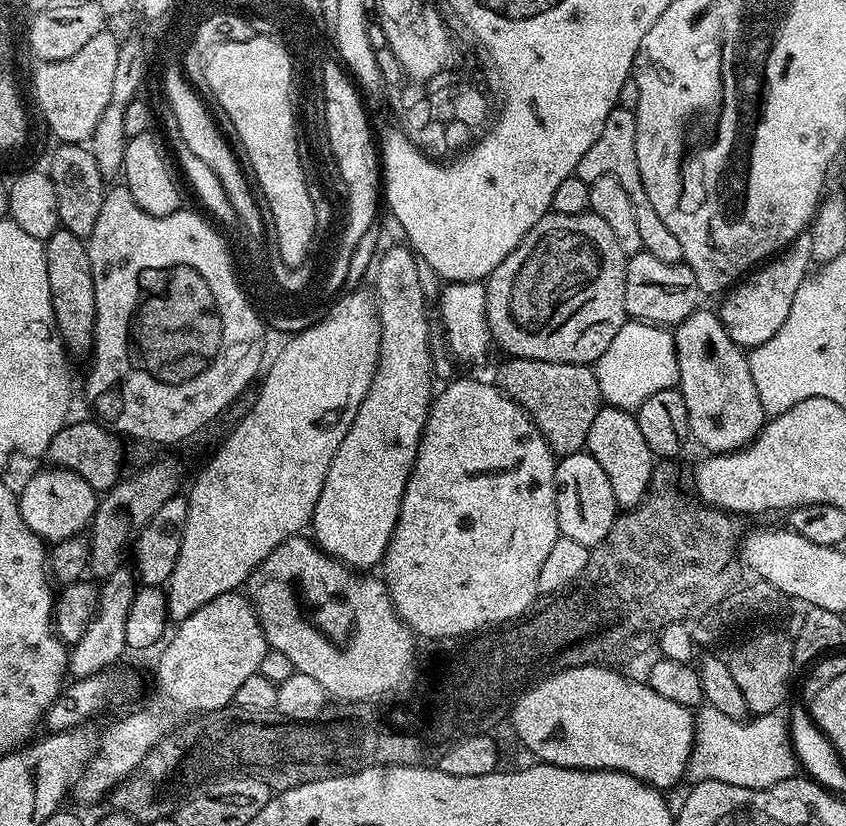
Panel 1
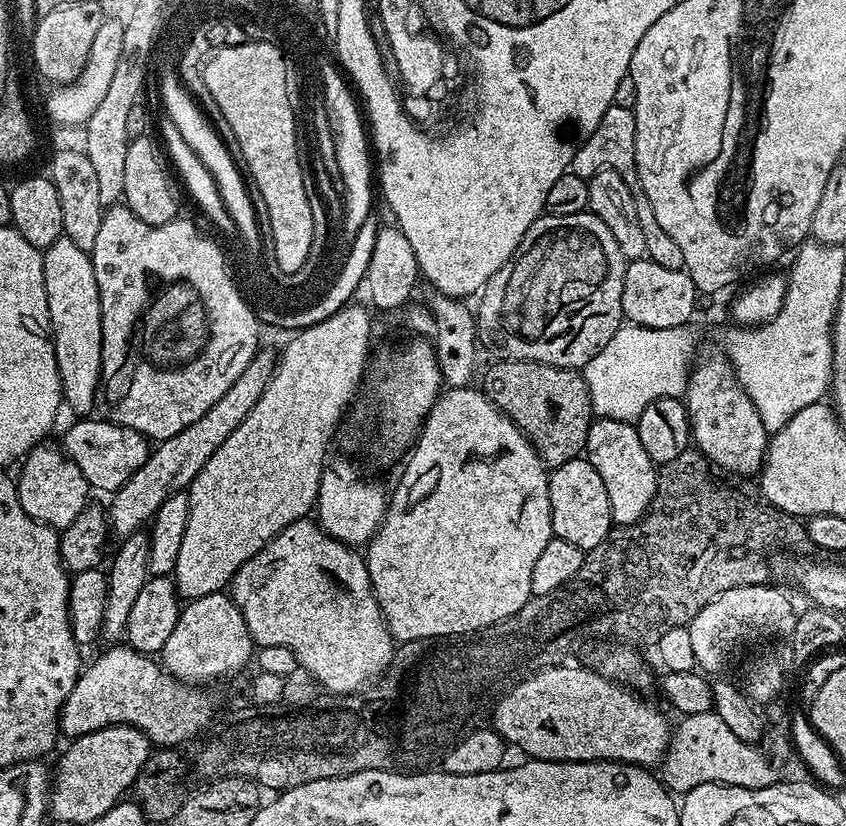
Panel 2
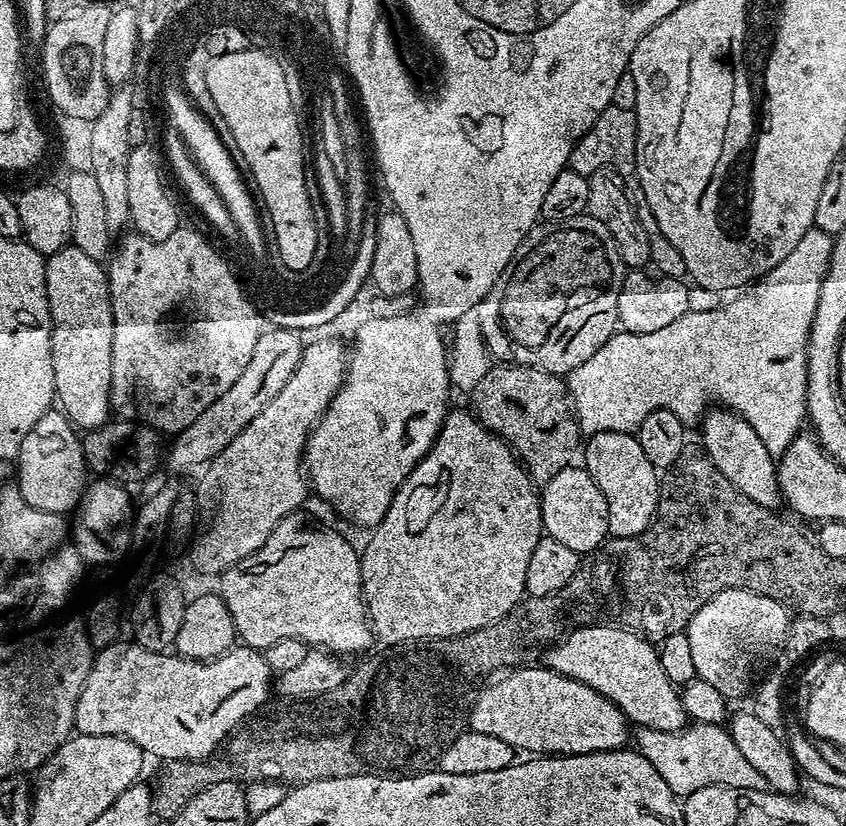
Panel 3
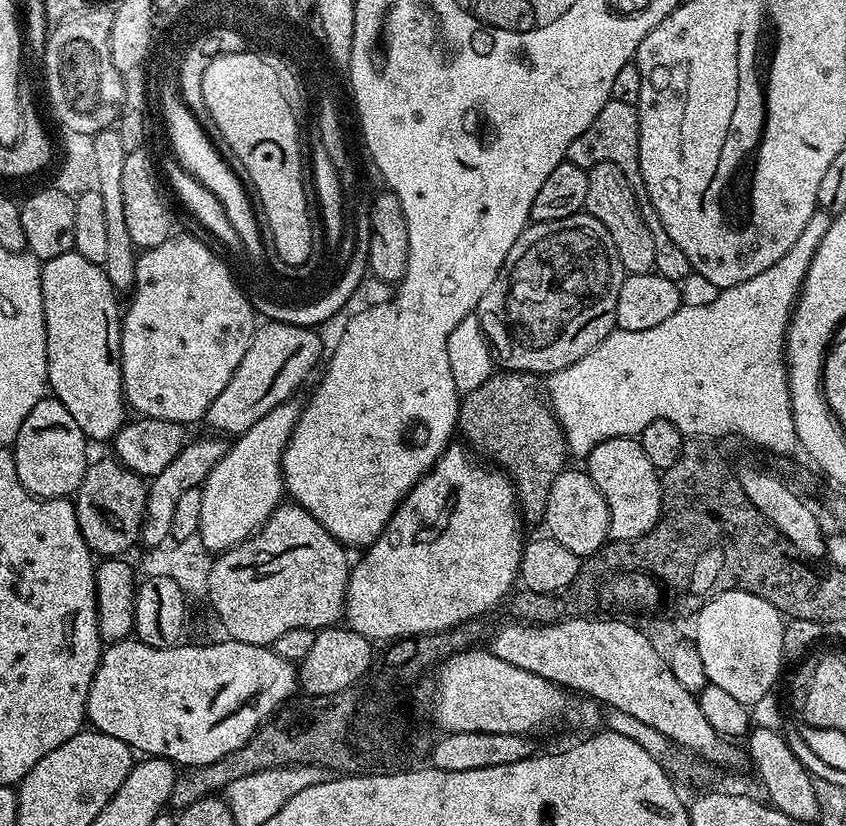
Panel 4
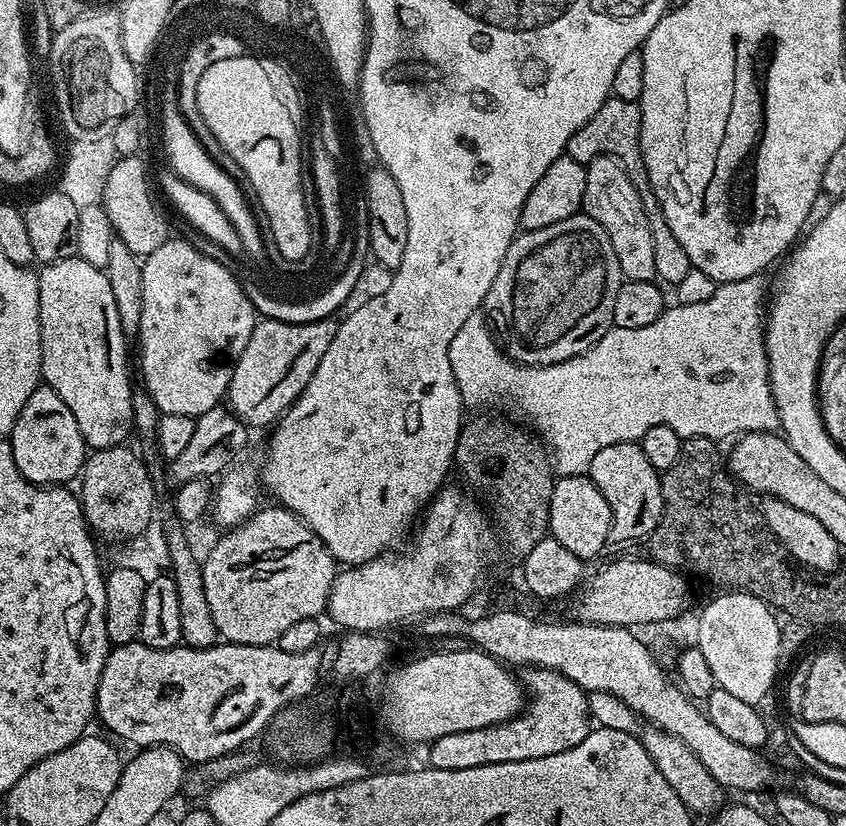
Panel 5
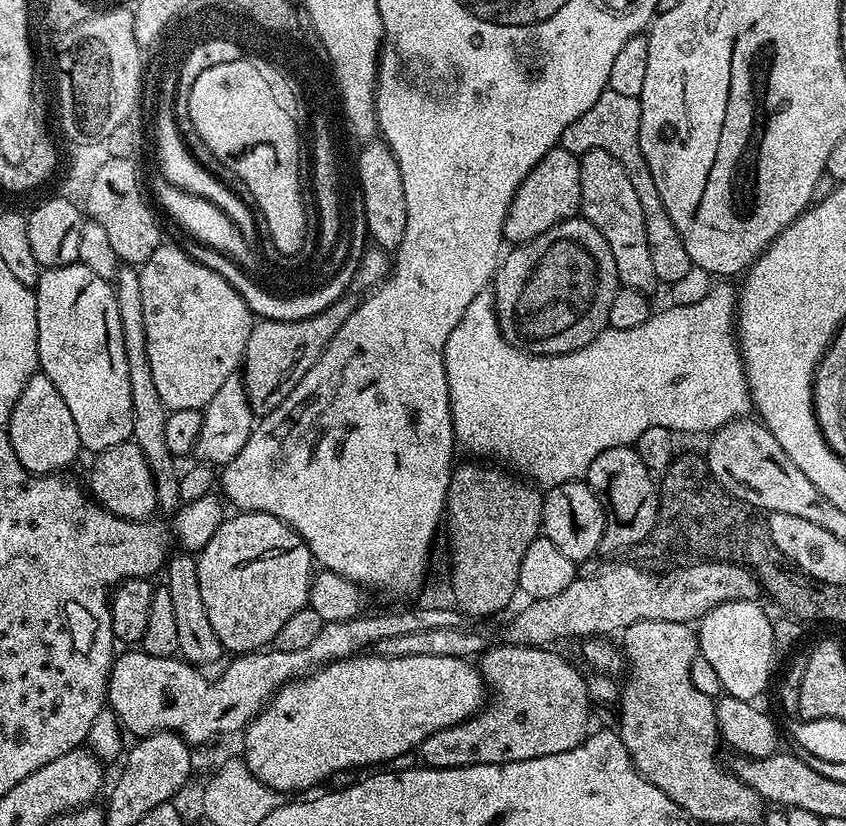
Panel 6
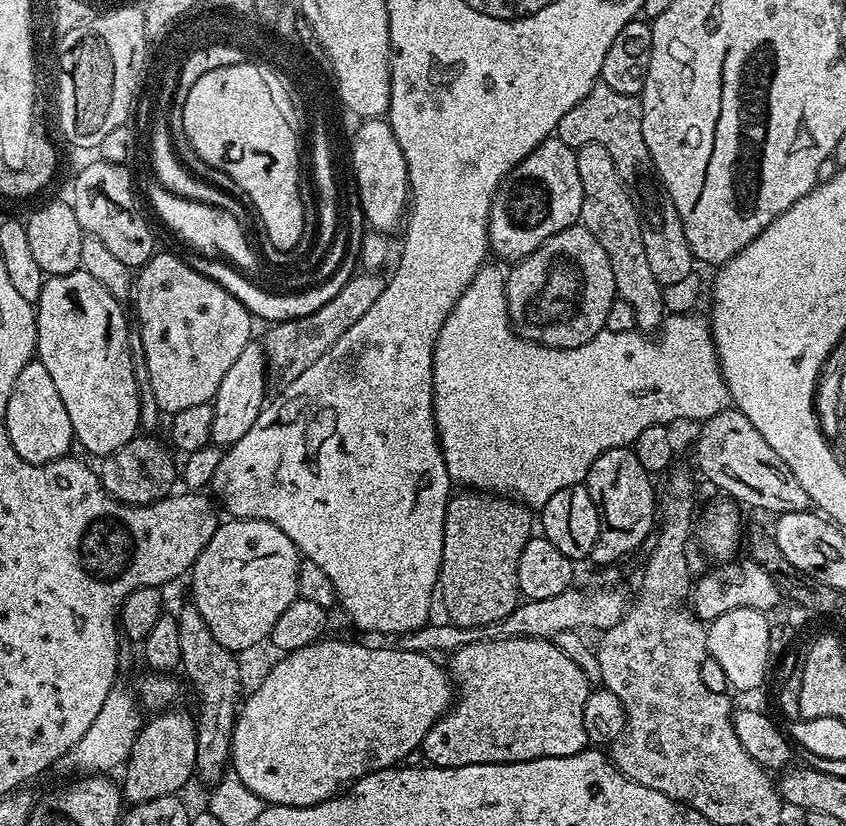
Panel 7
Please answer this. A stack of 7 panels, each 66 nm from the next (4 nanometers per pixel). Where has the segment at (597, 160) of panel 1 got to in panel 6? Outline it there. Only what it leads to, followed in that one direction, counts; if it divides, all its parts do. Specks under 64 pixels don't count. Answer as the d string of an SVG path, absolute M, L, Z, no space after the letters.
M605 90L598 98L598 102L594 102L594 106L590 106L590 110L582 114L582 118L570 122L570 126L562 130L559 147L574 153L578 158L595 148L606 150L606 154L614 154L614 158L622 162L630 183L633 184L638 194L638 202L642 202L644 229L650 246L650 258L654 265L656 279L661 285L676 284L679 280L686 279L688 272L693 271L693 267L690 254L686 254L686 246L682 246L682 238L678 230L674 230L674 222L670 222L670 214L666 214L666 206L662 206L658 186L654 186L654 174L650 174L650 166L646 166L646 158L640 149L641 118L639 99Z

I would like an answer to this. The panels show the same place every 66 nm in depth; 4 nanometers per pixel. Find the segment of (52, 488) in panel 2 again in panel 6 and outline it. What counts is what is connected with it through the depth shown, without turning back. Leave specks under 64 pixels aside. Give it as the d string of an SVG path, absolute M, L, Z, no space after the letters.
M39 370L30 378L30 382L26 382L26 386L22 386L22 394L18 394L18 402L14 402L14 410L8 419L6 431L10 446L14 446L14 454L18 454L18 462L22 462L25 470L34 476L63 473L75 462L76 455L81 455L82 452L78 426L74 426L74 417L70 410L66 410L66 401L62 399L62 394L58 394L58 386L54 386L54 382L50 382L50 378L46 378Z

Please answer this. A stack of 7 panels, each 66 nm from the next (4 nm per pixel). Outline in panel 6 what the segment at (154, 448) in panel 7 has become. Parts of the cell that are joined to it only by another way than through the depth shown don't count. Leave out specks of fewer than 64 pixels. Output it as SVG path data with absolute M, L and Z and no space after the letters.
M131 439L123 440L118 446L110 446L105 452L99 453L92 464L92 473L88 476L87 491L97 504L104 507L107 512L121 516L124 520L148 520L151 512L157 511L155 496L155 480L151 468L147 464L146 455Z

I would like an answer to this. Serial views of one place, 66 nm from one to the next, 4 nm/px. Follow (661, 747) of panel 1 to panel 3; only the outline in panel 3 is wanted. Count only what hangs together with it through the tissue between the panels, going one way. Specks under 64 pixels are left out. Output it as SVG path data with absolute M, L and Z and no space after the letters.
M516 666L505 671L503 673L505 676L501 680L486 685L473 698L467 724L471 731L478 734L490 734L490 738L502 738L502 742L506 742L513 750L520 751L521 748L524 754L546 756L577 756L591 752L605 752L623 748L629 743L630 721L628 717L617 704L607 700L602 694L598 694L598 690L543 666L520 667Z

